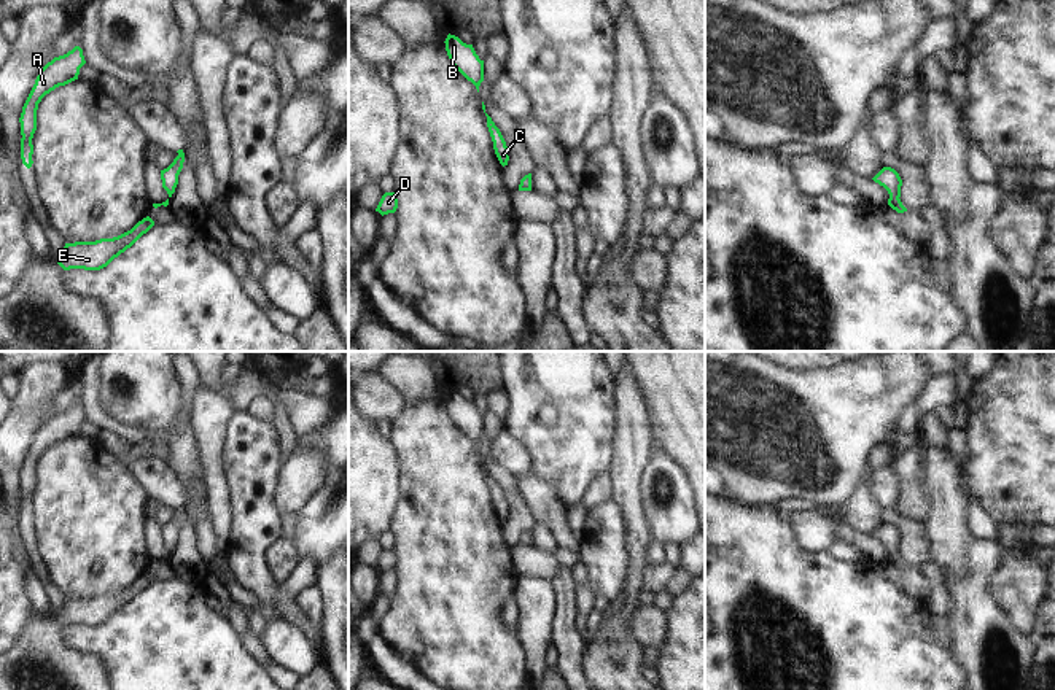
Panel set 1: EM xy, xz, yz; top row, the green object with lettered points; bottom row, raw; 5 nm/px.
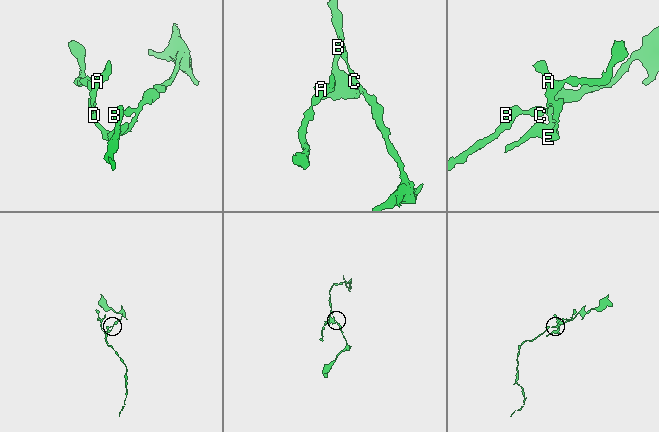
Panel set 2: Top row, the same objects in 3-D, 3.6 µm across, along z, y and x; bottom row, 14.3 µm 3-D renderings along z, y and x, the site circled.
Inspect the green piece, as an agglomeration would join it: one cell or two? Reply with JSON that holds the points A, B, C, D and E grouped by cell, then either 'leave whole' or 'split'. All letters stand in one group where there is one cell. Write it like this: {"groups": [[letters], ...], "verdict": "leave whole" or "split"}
{"groups": [["A", "B", "C", "D", "E"]], "verdict": "leave whole"}

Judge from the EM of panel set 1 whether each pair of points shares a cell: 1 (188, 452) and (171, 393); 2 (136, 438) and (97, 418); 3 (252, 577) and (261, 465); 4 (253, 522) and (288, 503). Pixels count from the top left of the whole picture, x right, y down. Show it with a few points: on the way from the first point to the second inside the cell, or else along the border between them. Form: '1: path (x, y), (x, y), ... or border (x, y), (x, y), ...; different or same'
1: border (179, 380), (183, 390), (183, 414), (167, 433); different
2: path (126, 433), (107, 423); same
3: path (252, 549), (255, 501), (252, 493); same
4: border (280, 472), (276, 504), (284, 512); different

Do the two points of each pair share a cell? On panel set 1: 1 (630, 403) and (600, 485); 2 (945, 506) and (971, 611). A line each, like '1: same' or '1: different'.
1: different
2: same

